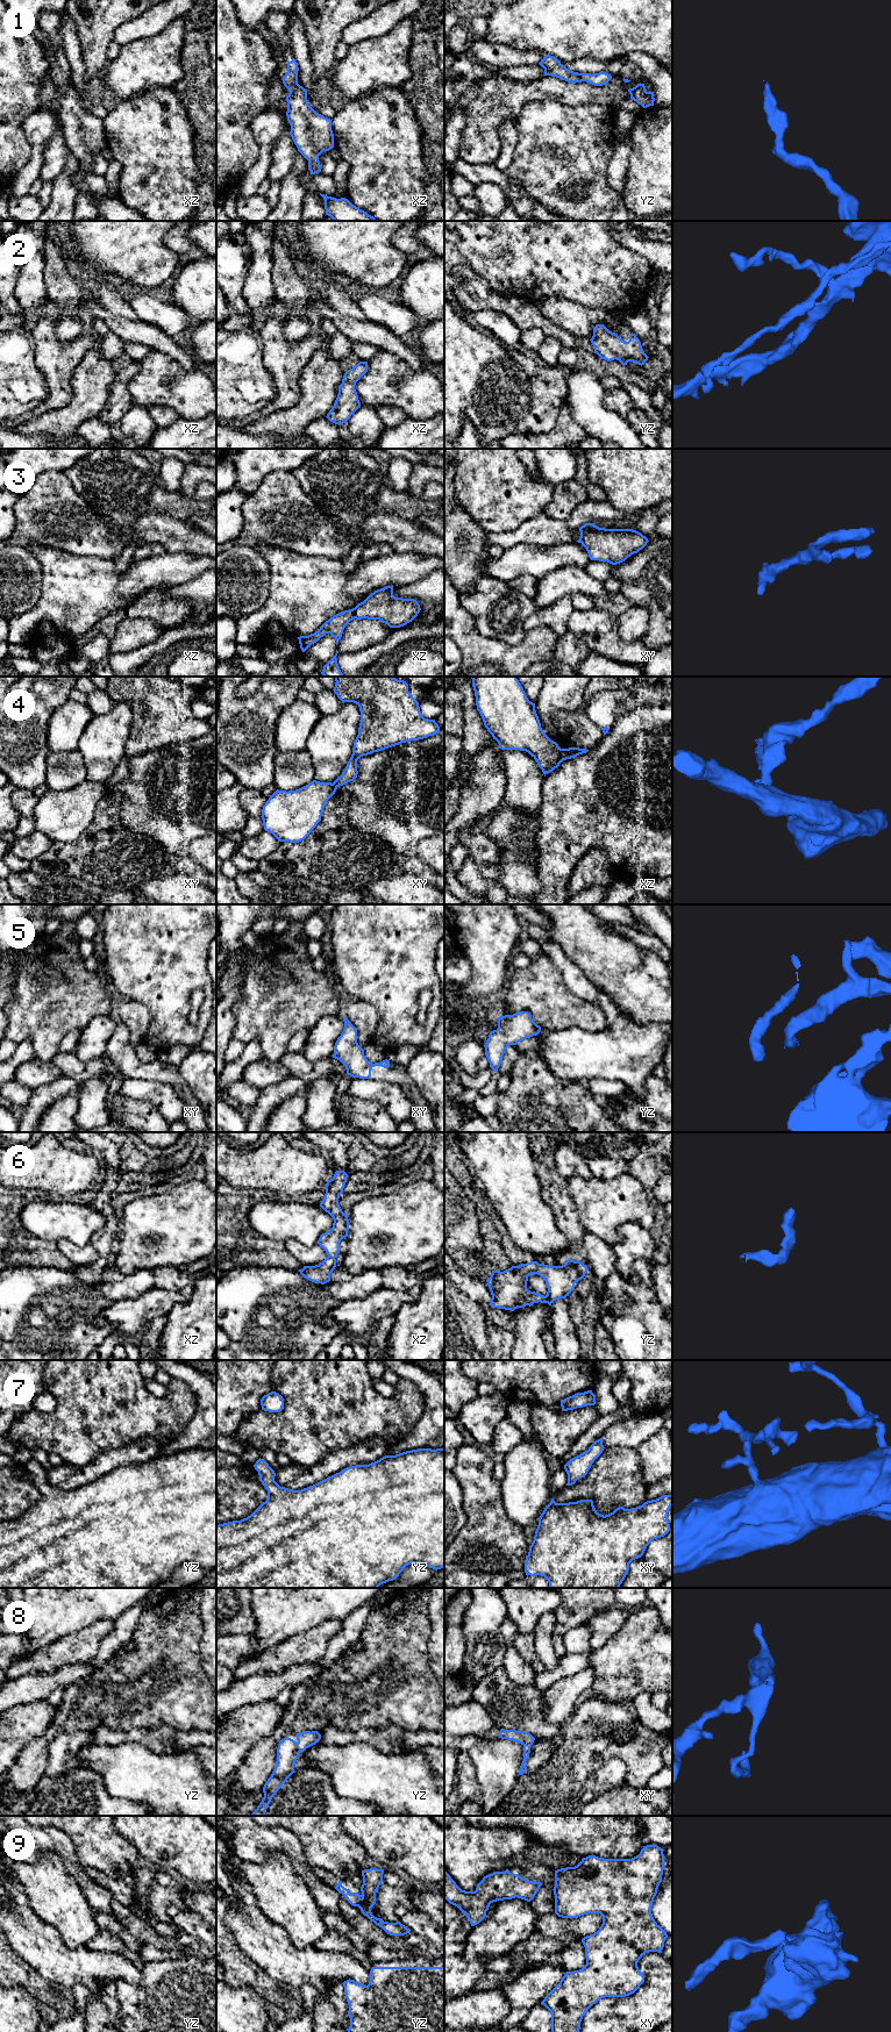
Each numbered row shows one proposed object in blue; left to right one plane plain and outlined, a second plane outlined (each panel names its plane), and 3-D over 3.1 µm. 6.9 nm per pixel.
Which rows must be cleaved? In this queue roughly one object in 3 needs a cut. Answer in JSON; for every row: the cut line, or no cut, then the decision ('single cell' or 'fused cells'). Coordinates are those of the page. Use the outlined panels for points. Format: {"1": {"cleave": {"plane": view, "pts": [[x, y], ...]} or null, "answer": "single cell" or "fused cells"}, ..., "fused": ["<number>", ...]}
{"1": {"cleave": null, "answer": "single cell"}, "2": {"cleave": null, "answer": "single cell"}, "3": {"cleave": null, "answer": "single cell"}, "4": {"cleave": {"plane": "xz", "pts": [[560, 749], [560, 756], [563, 759]]}, "answer": "fused cells"}, "5": {"cleave": null, "answer": "single cell"}, "6": {"cleave": null, "answer": "single cell"}, "7": {"cleave": null, "answer": "single cell"}, "8": {"cleave": null, "answer": "single cell"}, "9": {"cleave": {"plane": "yz", "pts": [[361, 1898], [357, 1905]]}, "answer": "fused cells"}, "fused": ["4", "9"]}

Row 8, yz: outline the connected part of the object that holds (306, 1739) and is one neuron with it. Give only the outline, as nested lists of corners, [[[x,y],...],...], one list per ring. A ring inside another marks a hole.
[[[318,1731],[299,1732],[295,1736],[297,1743],[288,1737],[279,1741],[275,1769],[263,1787],[264,1797],[250,1816],[265,1816],[272,1797],[287,1779],[295,1773],[294,1765],[299,1753],[315,1745],[321,1739],[321,1734]]]

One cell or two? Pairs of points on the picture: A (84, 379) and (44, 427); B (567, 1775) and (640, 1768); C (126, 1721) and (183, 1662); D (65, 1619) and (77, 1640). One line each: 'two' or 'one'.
A: one
B: one
C: one
D: two

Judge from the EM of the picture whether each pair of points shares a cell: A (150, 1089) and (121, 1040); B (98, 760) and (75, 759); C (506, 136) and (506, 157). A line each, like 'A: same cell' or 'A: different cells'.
A: different cells
B: different cells
C: same cell

